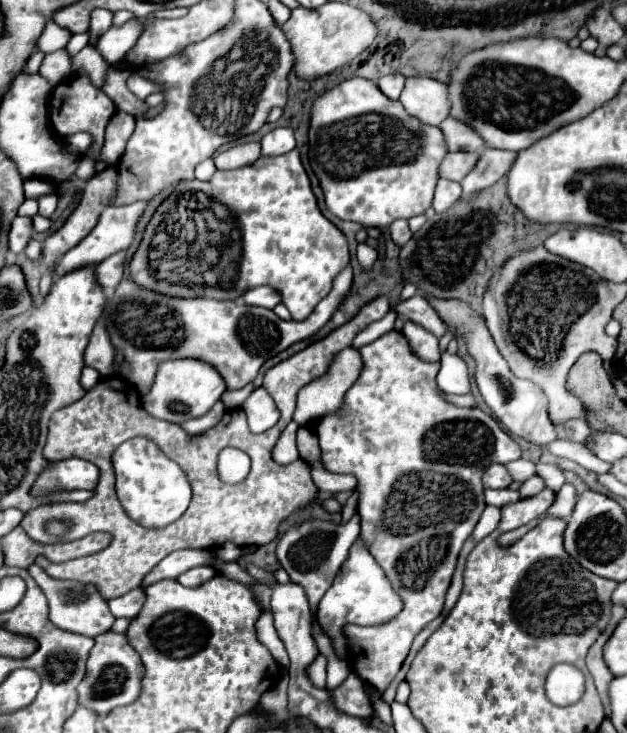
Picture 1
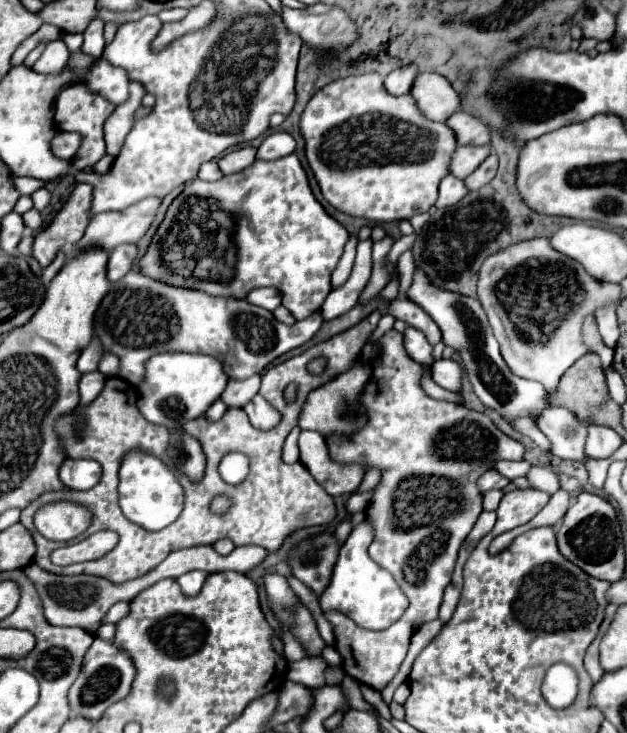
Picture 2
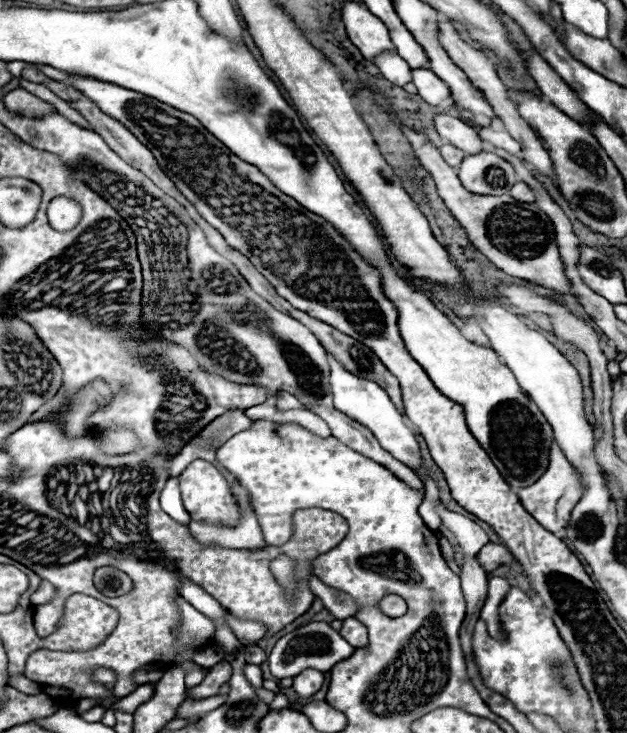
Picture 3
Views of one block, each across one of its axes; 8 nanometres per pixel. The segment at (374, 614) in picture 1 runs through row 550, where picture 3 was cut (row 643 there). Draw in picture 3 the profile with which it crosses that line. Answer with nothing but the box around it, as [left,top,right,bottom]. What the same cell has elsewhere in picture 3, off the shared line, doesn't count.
[340,618,368,648]

